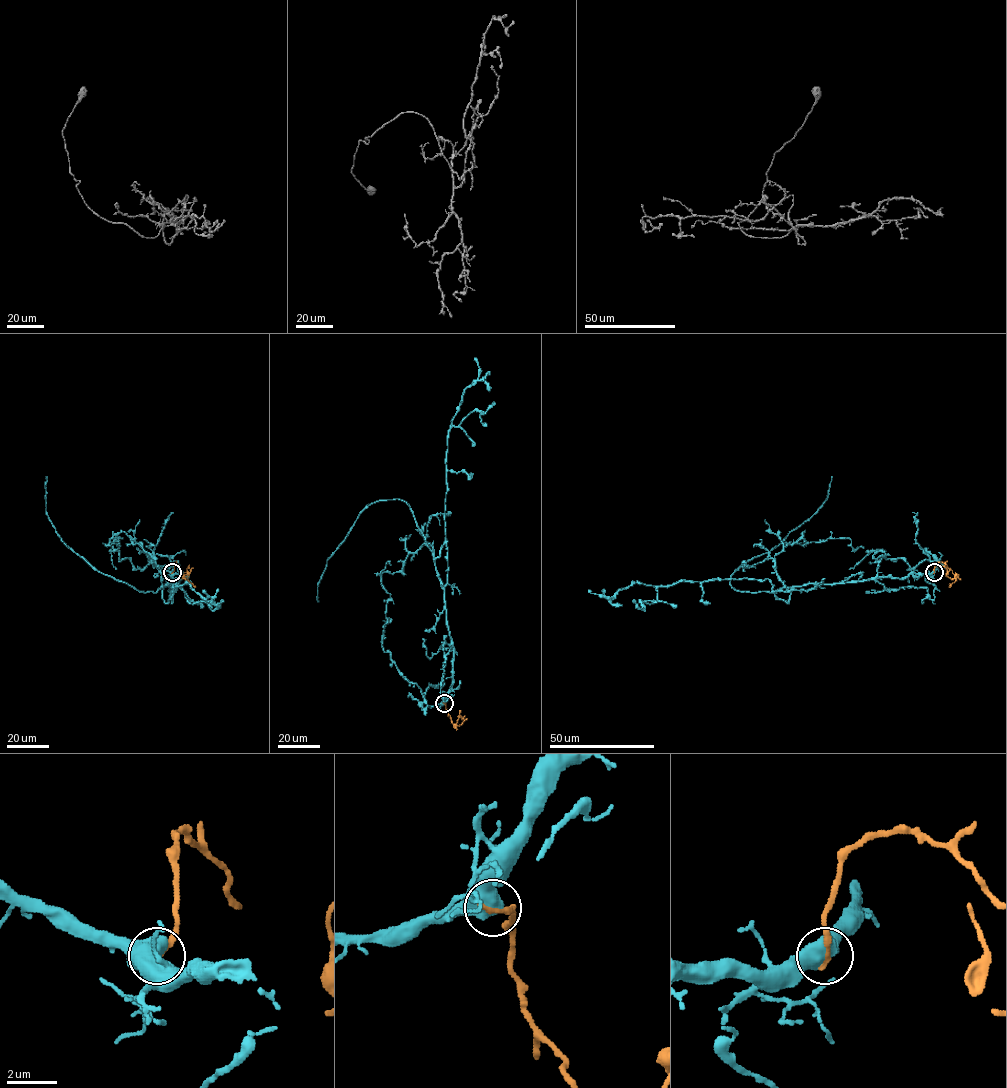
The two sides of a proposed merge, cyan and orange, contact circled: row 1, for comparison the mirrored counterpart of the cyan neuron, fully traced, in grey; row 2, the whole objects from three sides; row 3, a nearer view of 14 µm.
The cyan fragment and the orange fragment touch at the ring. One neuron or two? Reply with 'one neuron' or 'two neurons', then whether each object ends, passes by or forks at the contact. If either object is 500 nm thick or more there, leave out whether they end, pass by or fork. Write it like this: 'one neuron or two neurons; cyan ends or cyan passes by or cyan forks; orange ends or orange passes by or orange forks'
two neurons

